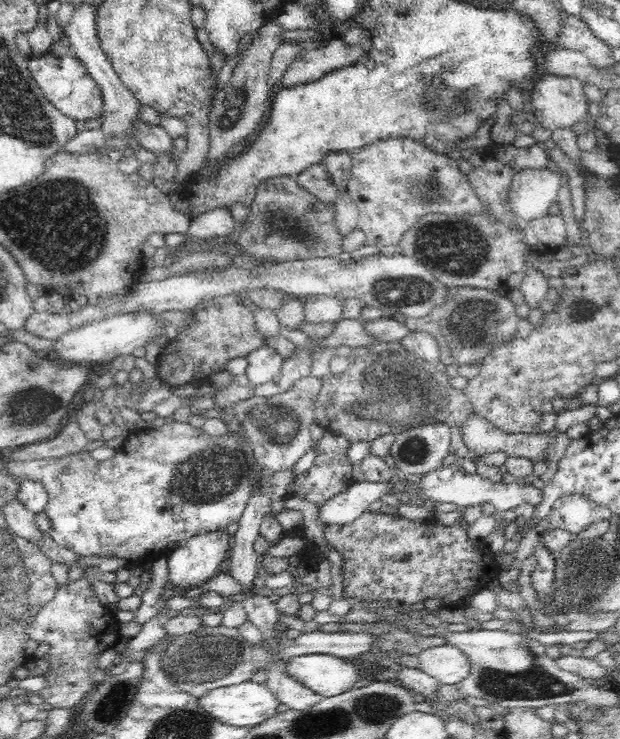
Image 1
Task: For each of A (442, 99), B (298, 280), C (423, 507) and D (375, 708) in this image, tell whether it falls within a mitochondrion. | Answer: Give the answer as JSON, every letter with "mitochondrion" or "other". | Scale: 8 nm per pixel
{"A":"mitochondrion","B":"other","C":"other","D":"mitochondrion"}

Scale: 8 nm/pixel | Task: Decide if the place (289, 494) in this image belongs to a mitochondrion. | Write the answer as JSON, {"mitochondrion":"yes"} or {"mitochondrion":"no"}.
{"mitochondrion":"no"}

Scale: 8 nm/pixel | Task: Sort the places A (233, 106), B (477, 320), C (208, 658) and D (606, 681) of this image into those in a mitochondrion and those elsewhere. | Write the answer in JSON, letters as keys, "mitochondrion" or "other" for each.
{"A":"mitochondrion","B":"mitochondrion","C":"mitochondrion","D":"other"}

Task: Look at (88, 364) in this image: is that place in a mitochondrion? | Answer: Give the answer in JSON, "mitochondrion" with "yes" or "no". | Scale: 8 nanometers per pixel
{"mitochondrion":"no"}

